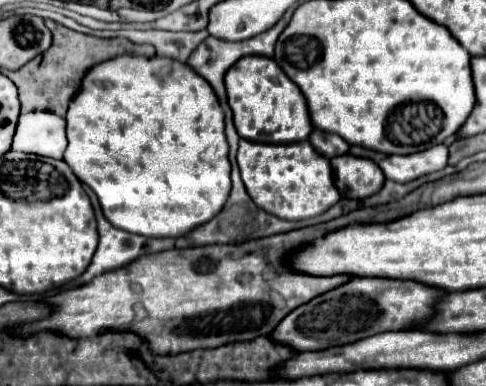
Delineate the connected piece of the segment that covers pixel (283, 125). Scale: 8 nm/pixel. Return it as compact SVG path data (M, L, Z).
M244 56L226 72L228 104L234 114L234 126L240 138L268 144L302 142L314 130L304 94L280 70L280 66L266 56Z

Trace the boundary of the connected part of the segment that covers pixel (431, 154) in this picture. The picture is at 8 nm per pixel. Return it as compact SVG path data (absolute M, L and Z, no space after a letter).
M444 144L432 146L424 152L416 152L410 156L392 156L392 154L380 154L376 150L368 150L362 146L352 146L350 152L354 156L370 158L374 160L386 174L386 178L394 182L410 182L424 174L438 172L448 162L448 148Z

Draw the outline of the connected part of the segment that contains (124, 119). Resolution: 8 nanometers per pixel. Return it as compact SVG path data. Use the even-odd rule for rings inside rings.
M116 56L112 60L106 60L98 66L94 66L92 70L88 70L88 74L84 76L82 90L70 102L66 122L68 122L68 148L64 152L64 162L72 168L72 172L84 184L88 184L96 192L100 206L104 210L104 216L114 226L120 226L120 230L128 230L132 234L140 234L140 236L148 236L148 238L178 238L178 236L192 232L194 228L210 222L222 210L224 202L228 200L230 162L228 162L228 142L224 136L224 112L222 112L220 102L218 102L214 90L210 88L210 84L204 78L200 78L198 74L194 74L186 64L180 64L176 60L162 58L162 56L152 56L152 58Z

